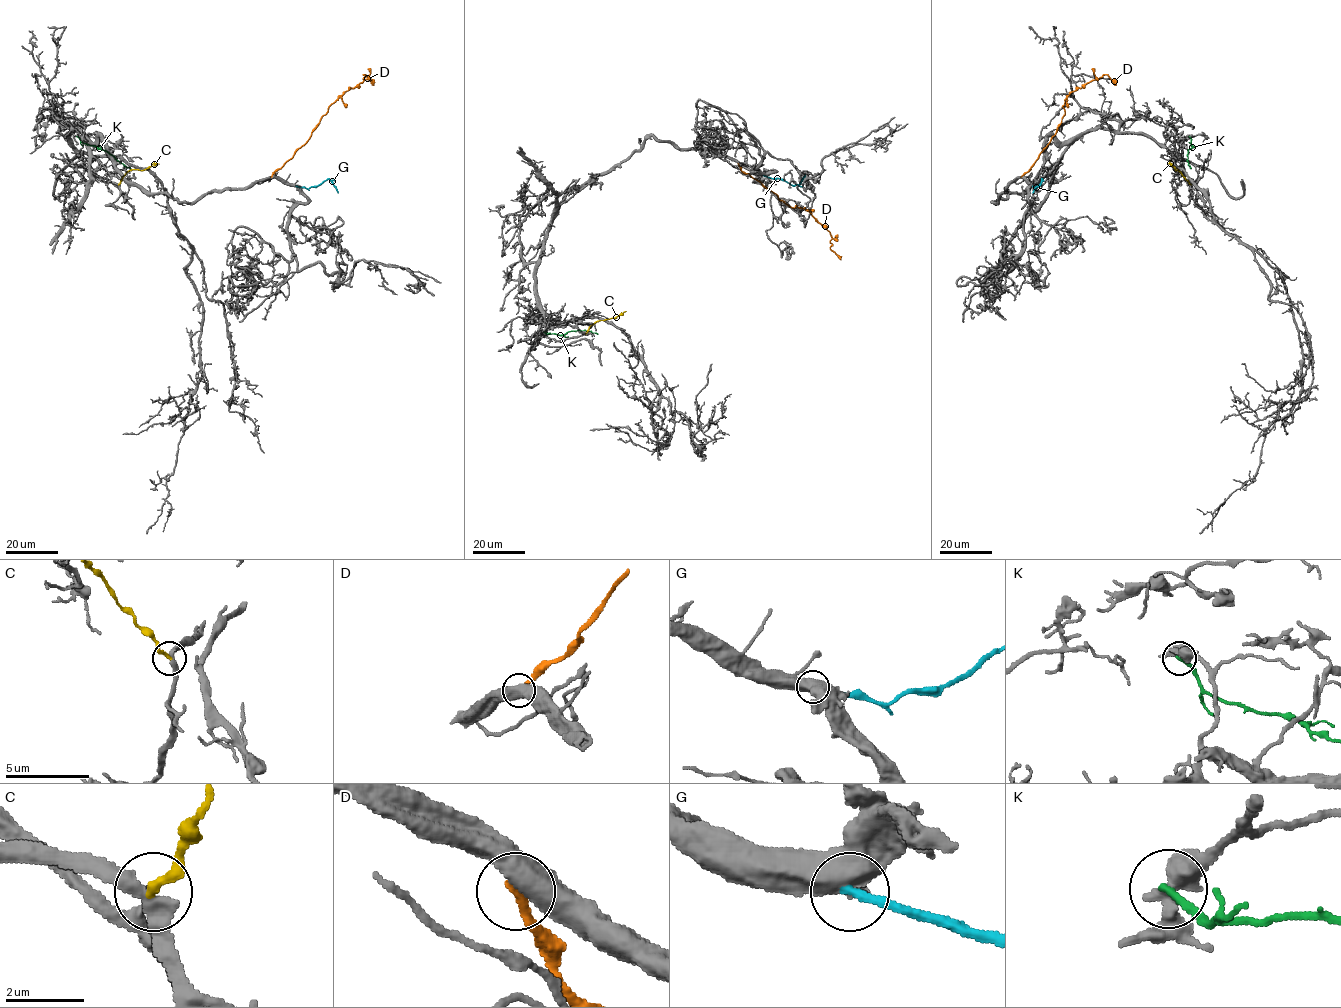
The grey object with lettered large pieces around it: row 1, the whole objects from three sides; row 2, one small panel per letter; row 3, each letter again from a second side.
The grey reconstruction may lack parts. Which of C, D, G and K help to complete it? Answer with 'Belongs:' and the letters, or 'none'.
Belongs: G

